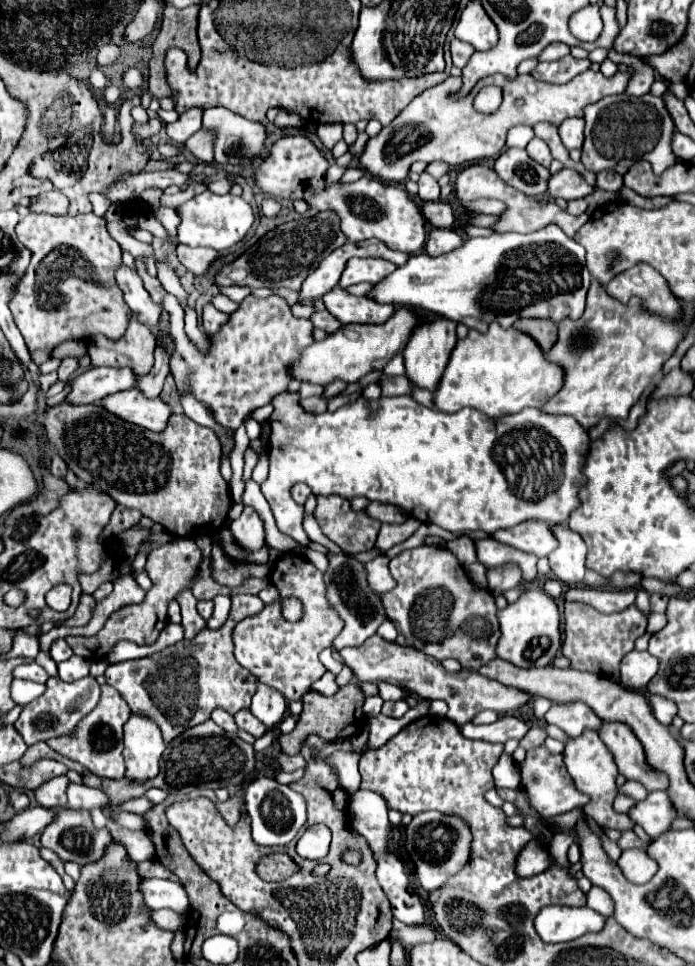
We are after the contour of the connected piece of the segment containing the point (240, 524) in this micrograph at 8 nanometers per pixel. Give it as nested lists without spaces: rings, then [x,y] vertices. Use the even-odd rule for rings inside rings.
[[[244,508],[242,516],[232,520],[230,532],[242,552],[256,552],[264,546],[264,526],[252,508]]]

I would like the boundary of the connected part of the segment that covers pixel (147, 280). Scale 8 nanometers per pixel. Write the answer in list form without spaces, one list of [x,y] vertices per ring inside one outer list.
[[[136,258],[136,270],[138,270],[138,276],[142,278],[148,294],[154,298],[154,302],[158,302],[158,306],[162,306],[162,298],[166,296],[166,290],[160,286],[158,278],[154,278],[154,276],[148,274],[146,264],[144,264],[144,258]]]

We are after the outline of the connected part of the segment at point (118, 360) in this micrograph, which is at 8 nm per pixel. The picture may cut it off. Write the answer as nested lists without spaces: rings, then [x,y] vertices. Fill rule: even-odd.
[[[132,312],[130,326],[124,338],[112,342],[104,334],[90,334],[84,338],[92,366],[116,366],[132,368],[138,376],[150,372],[154,364],[156,338],[138,322],[138,314]]]

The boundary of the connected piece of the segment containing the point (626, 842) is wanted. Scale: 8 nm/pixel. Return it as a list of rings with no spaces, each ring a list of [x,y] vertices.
[[[626,830],[626,832],[622,832],[622,836],[620,836],[620,840],[618,840],[618,846],[620,846],[622,850],[626,850],[626,848],[632,848],[632,846],[638,846],[638,842],[640,842],[642,848],[648,846],[648,844],[642,842],[632,830]]]

